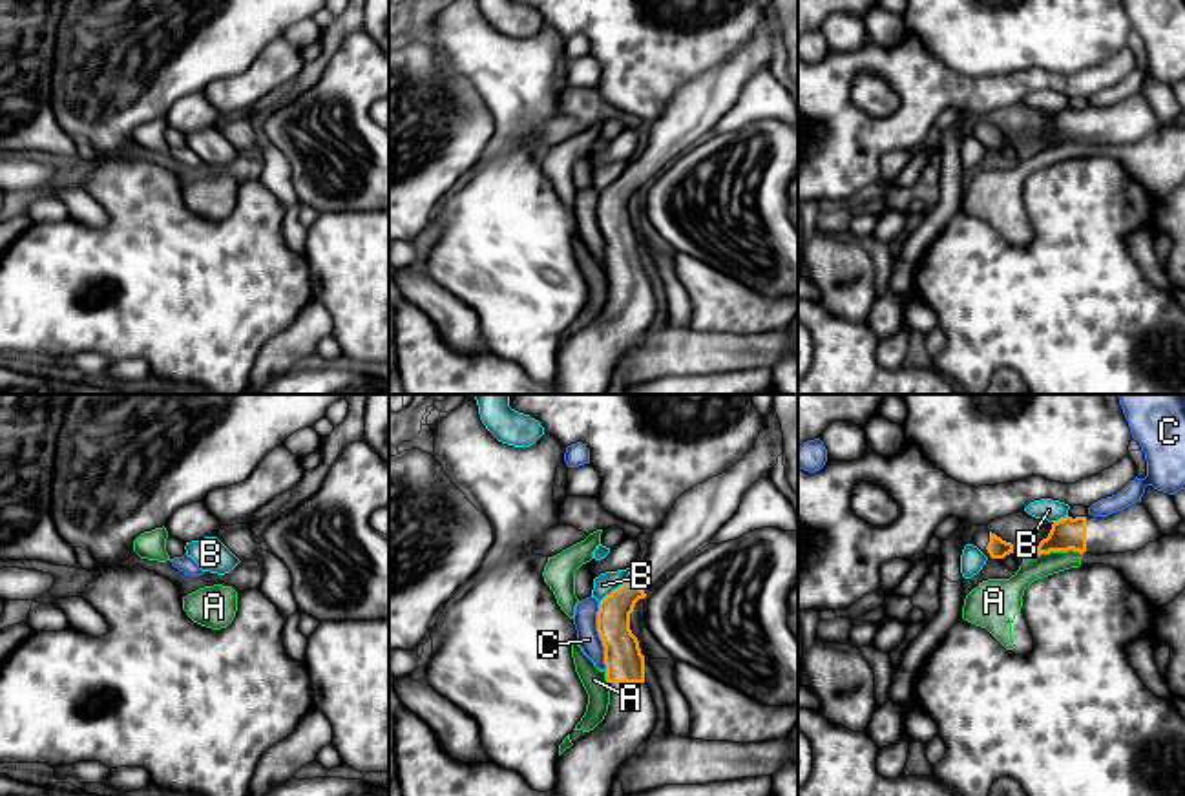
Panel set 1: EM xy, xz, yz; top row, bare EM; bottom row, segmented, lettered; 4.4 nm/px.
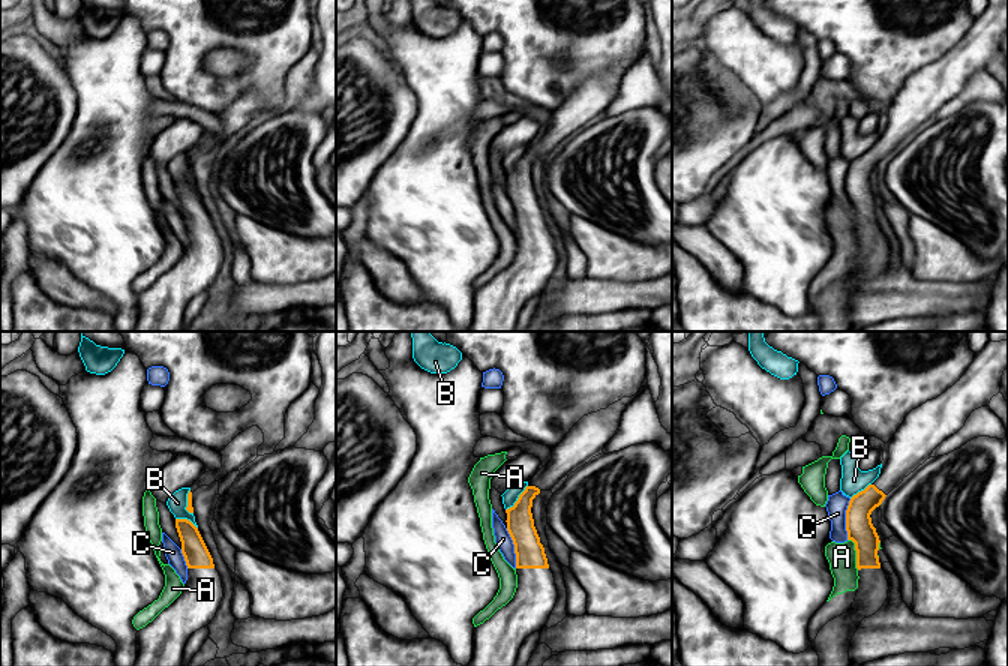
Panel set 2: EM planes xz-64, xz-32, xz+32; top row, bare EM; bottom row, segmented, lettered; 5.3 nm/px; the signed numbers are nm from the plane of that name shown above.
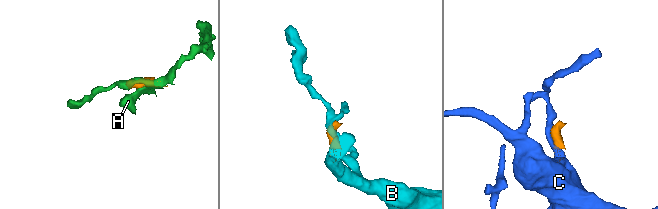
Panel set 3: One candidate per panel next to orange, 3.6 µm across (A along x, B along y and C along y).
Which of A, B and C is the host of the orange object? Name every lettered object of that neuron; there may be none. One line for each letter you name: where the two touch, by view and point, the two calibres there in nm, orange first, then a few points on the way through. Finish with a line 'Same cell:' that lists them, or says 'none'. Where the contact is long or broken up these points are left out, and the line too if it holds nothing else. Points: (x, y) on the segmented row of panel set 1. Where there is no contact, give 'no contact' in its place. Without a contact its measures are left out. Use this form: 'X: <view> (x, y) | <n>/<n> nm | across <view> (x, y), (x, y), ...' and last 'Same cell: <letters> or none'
Same cell: none

